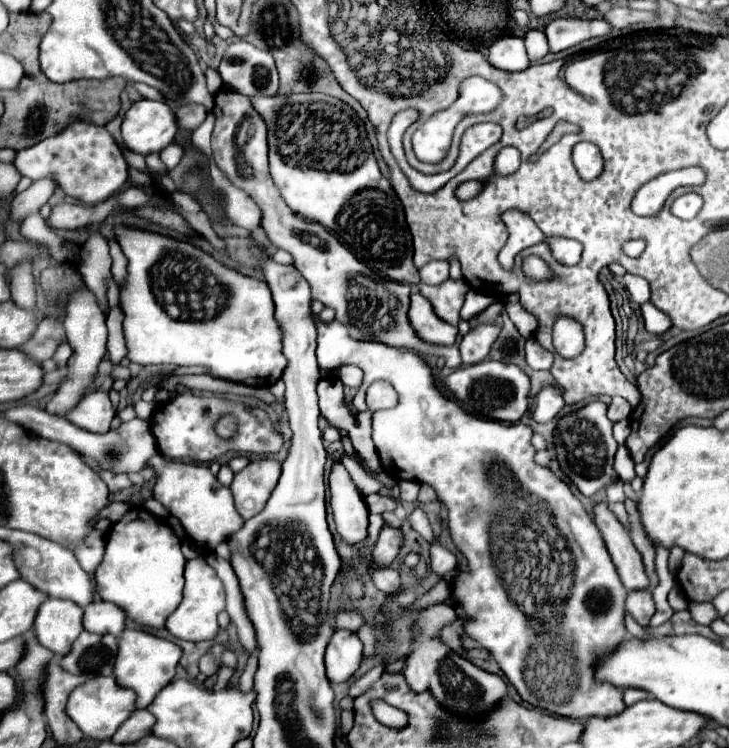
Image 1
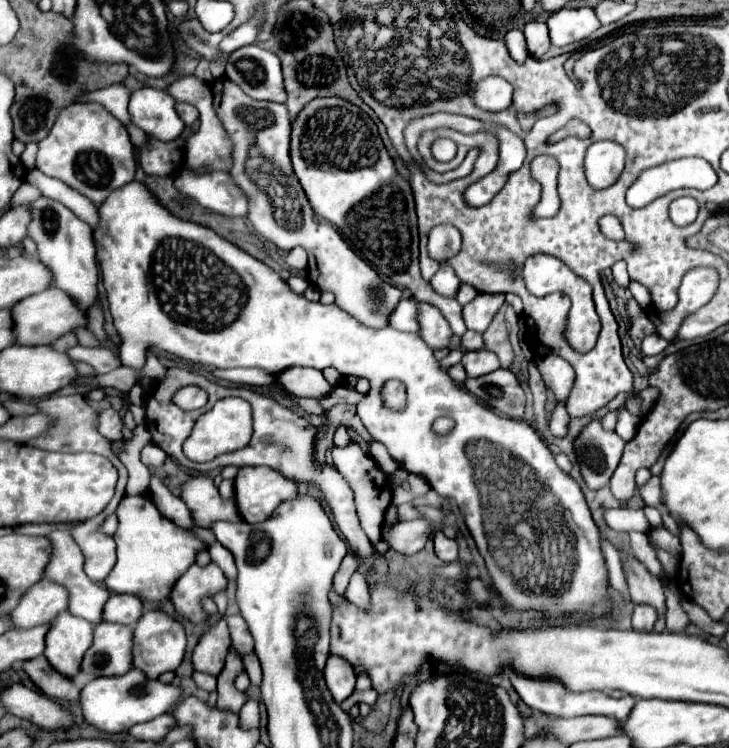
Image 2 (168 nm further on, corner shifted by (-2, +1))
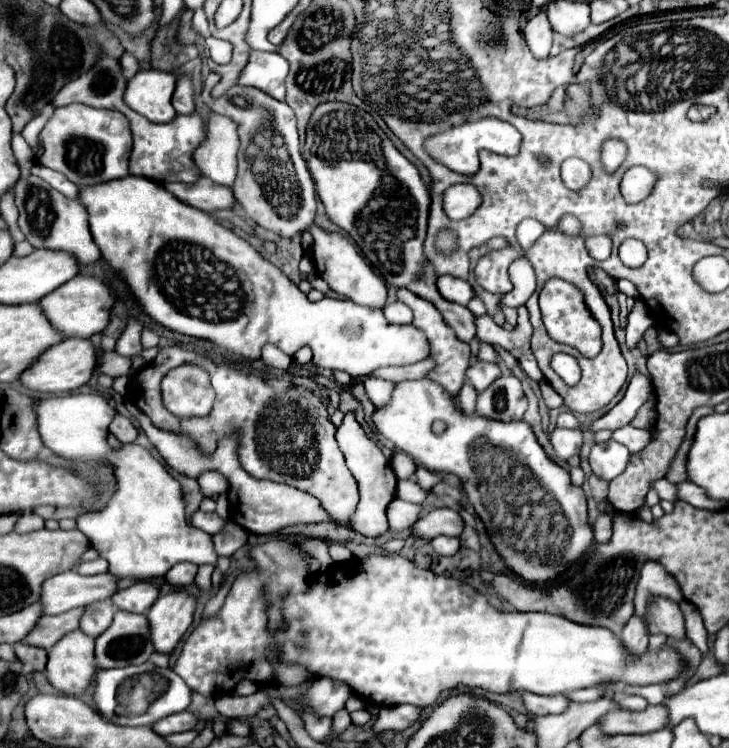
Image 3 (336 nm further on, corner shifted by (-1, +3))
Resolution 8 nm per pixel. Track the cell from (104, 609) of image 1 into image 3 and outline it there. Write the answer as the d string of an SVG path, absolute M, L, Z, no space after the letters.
M135 582L125 590L119 590L111 600L119 610L145 614L159 596L159 586L155 582Z

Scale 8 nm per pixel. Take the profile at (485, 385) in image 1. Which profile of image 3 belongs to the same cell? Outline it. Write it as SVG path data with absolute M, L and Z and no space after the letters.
M501 376L477 398L477 414L489 420L515 422L523 420L527 410L527 398L521 382L515 376Z

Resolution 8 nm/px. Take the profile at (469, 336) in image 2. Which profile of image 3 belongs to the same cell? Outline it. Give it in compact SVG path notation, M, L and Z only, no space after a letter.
M485 342L481 343L477 357L482 361L498 363L497 353L493 346Z

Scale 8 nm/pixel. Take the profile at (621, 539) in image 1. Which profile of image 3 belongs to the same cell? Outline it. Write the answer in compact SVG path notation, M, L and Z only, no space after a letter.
M657 598L651 602L647 622L651 634L665 634L667 638L675 640L685 638L685 618L679 610L679 604L667 598Z

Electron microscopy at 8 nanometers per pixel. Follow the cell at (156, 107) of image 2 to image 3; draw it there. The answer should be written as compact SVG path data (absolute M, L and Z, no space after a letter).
M139 70L127 84L125 102L151 122L171 122L175 118L171 106L175 80L175 74L165 70Z

